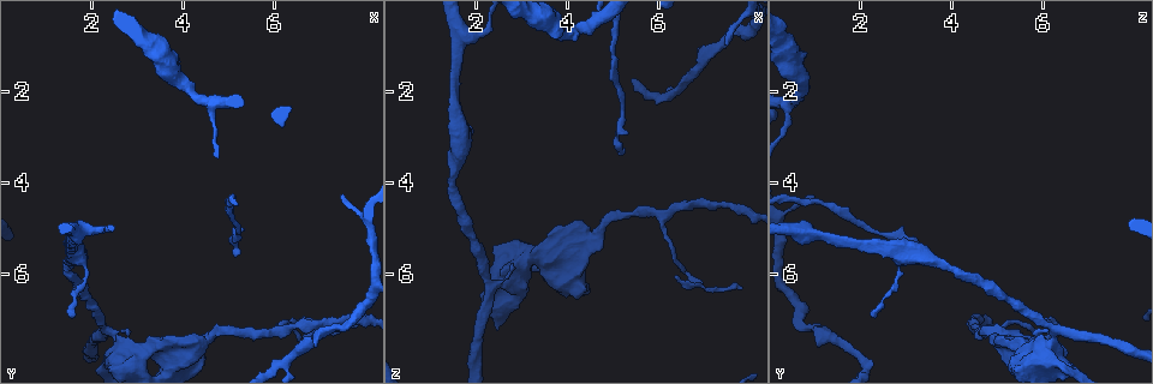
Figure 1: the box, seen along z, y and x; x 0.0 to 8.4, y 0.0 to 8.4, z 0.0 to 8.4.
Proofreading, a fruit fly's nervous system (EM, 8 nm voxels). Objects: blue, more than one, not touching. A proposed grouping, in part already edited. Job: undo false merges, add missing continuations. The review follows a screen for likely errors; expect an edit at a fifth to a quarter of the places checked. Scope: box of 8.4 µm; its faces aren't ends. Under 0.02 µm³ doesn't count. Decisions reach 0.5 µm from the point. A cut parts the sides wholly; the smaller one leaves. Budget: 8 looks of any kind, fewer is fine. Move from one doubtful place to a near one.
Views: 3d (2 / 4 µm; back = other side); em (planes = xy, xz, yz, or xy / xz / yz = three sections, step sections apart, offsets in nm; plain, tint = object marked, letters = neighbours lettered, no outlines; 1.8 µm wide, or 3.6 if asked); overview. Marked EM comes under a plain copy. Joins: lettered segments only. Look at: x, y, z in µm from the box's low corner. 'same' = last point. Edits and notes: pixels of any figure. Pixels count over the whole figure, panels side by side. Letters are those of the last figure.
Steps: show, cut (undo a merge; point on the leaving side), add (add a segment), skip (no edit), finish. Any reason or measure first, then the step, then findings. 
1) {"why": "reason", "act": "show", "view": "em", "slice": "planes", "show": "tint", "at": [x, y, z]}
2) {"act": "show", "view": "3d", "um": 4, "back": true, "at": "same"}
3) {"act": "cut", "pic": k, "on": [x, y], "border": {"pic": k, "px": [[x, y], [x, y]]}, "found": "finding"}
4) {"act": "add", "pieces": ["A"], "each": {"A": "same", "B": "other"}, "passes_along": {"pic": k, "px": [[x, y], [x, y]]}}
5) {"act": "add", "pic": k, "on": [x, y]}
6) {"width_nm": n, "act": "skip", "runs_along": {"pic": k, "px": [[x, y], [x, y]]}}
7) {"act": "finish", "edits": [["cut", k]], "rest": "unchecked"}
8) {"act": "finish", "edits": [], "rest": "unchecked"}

{"why": "thin neck", "act": "show", "view": "em", "slice": "planes", "show": "letters", "at": [7.40, 7.15, 1.00]}

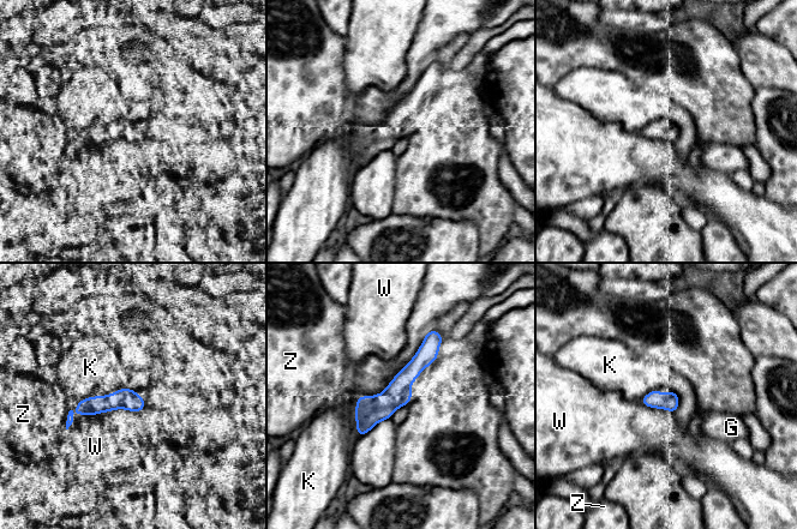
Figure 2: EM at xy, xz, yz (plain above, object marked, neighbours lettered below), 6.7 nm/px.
{"act": "skip", "each": {"G": "other", "K": "other", "W": "other", "Z": "other"}, "border": {"pic": 2, "px": [[433, 328], [357, 398], [357, 437]]}, "found": "one cell here"}

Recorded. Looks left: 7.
{"why": "branch stops here", "act": "show", "view": "em", "slice": "planes", "show": "letters", "at": [1.50, 6.90, 2.25]}

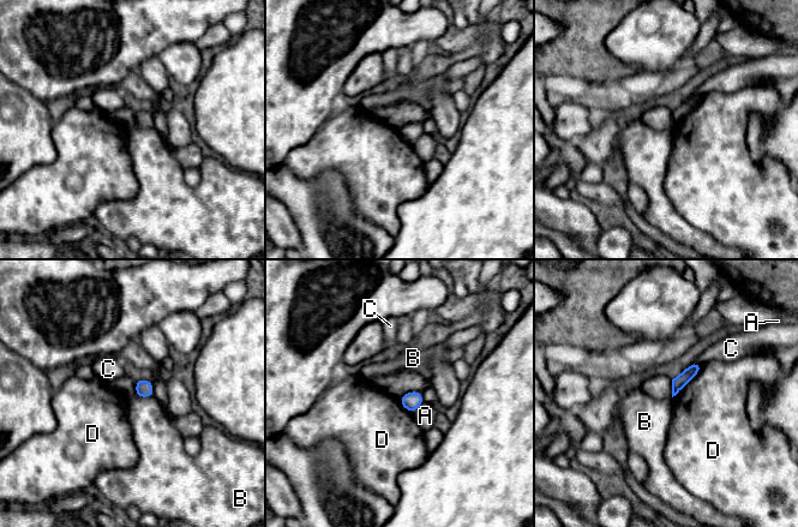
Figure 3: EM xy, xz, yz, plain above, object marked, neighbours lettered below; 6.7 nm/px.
{"width_nm": 90, "act": "skip", "each": {"A": "other", "B": "other", "C": "other", "D": "other"}, "border": {"pic": 3, "px": [[136, 396], [152, 397]]}, "found": "none of them fits"}

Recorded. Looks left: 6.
{"act": "show", "view": "3d", "um": 2, "at": [1.50, 5.85, 3.95]}

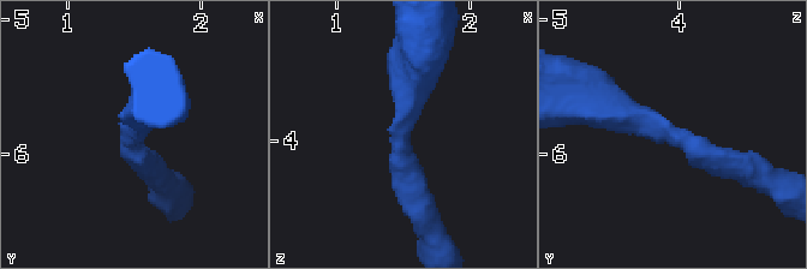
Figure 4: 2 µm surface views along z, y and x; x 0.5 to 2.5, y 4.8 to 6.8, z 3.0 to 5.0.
{"arm_widths_nm": [220, 280], "why": "need the tissue", "act": "show", "view": "em", "slice": "planes", "show": "letters", "at": [1.46, 5.88, 4.02]}

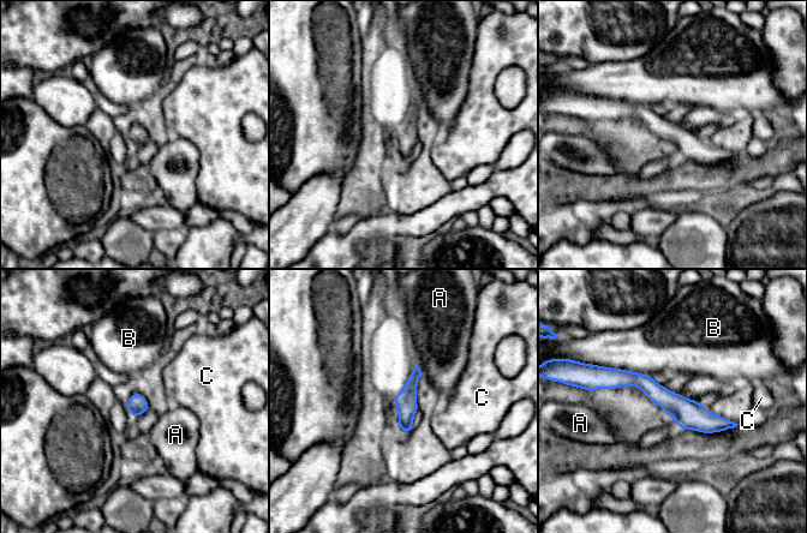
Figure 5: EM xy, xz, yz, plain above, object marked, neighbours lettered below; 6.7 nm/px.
{"act": "skip", "each": {"A": "other", "B": "other", "C": "other"}, "border": {"pic": 5, "px": [[416, 363], [423, 373]]}, "found": "all the same cell"}

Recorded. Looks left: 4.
{"act": "finish", "edits": [], "rest": "unchecked"}

